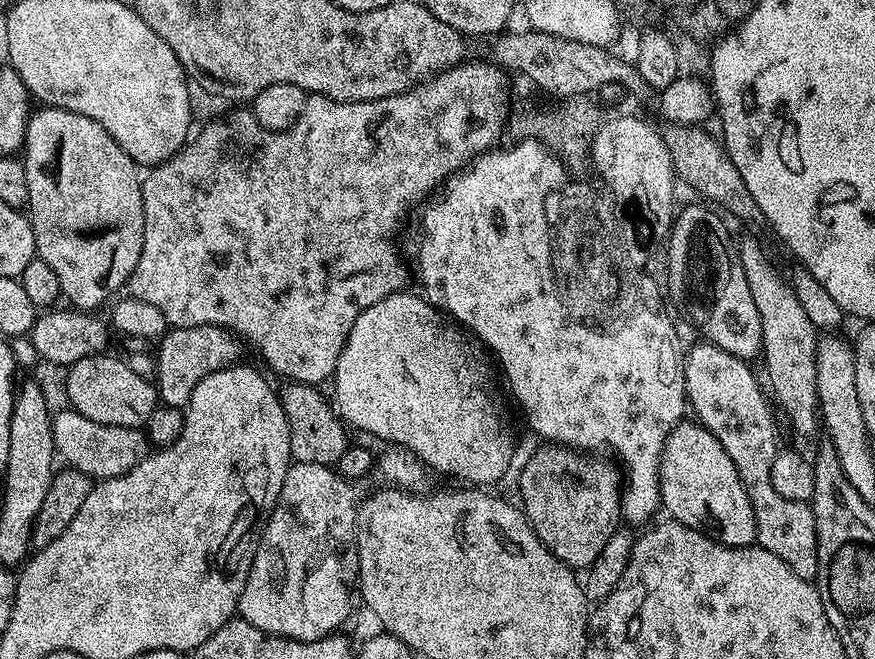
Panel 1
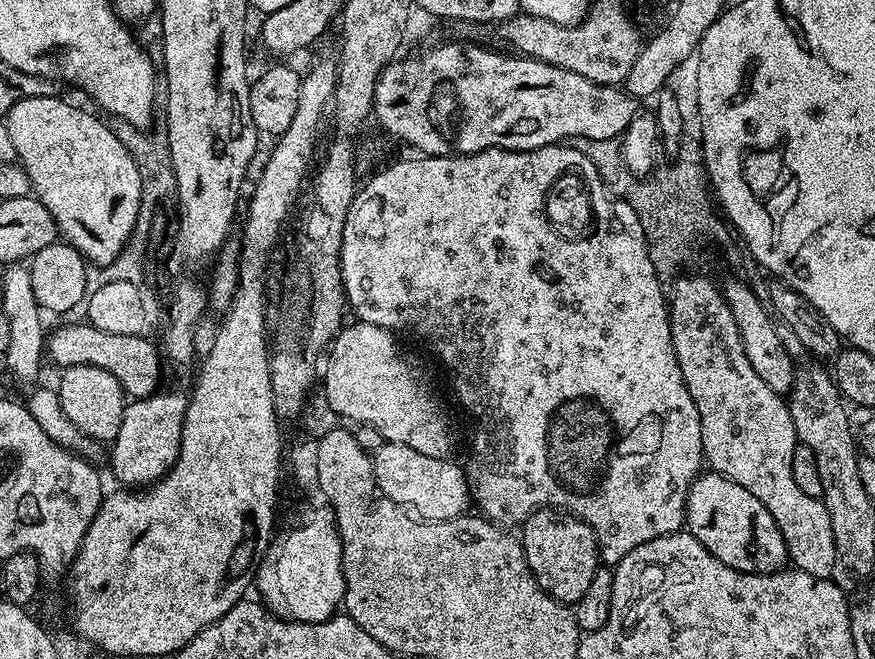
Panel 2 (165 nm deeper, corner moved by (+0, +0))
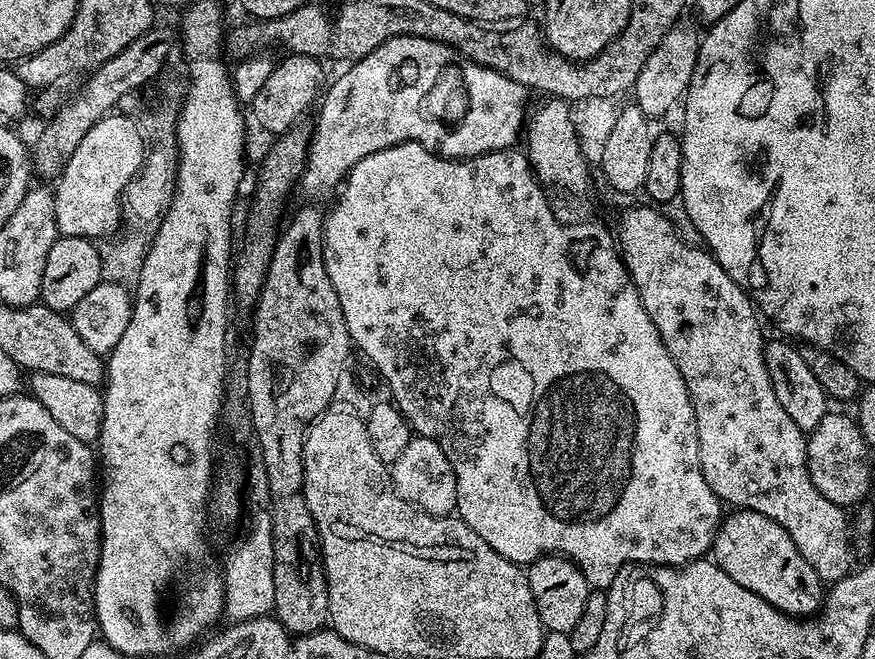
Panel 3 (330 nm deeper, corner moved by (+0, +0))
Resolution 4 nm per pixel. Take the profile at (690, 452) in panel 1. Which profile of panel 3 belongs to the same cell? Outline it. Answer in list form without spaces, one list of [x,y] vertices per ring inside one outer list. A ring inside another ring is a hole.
[[[732,510],[721,519],[716,530],[716,537],[712,539],[710,549],[711,559],[738,586],[746,586],[746,590],[754,590],[758,598],[766,598],[772,606],[788,615],[810,618],[820,611],[826,595],[826,584],[818,578],[814,566],[798,554],[798,546],[766,514]]]

